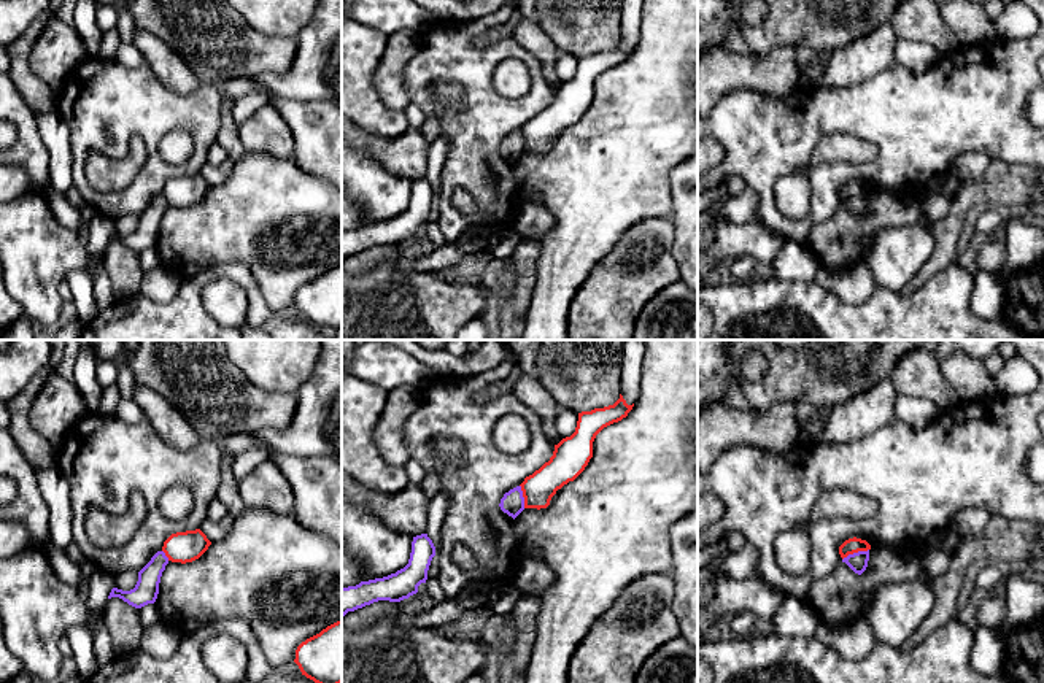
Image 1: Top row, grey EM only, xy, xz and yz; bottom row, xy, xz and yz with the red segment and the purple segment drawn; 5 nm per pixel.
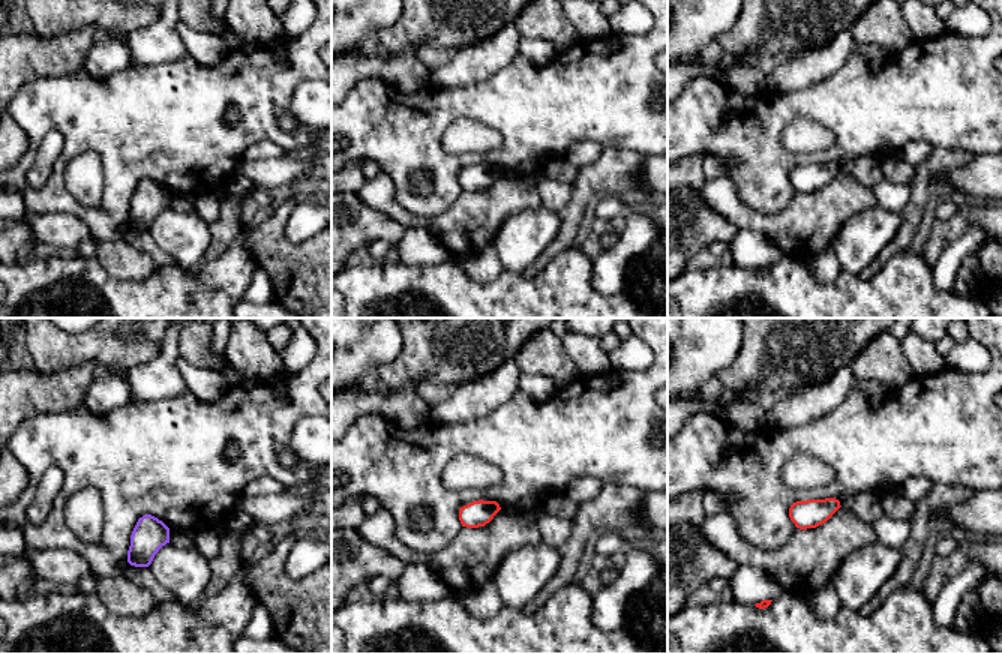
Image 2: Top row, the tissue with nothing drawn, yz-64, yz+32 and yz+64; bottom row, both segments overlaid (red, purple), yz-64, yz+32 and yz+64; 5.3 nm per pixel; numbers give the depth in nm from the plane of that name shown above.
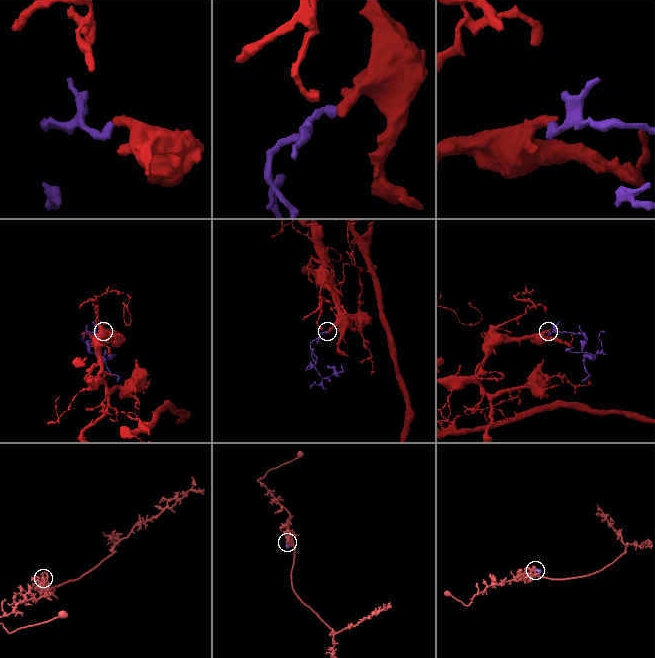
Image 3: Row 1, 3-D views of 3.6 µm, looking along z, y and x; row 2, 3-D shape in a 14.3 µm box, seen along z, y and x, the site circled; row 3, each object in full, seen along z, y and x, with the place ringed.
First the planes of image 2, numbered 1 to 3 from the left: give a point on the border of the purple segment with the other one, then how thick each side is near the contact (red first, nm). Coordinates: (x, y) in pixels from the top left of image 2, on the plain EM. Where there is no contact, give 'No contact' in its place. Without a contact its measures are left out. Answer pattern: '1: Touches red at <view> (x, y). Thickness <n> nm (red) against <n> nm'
1: No contact
2: No contact
3: No contact

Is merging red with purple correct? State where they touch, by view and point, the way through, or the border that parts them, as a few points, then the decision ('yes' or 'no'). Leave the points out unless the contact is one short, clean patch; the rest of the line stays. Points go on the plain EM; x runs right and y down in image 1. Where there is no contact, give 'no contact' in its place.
contact yz (855, 196); border yz (868, 192), (849, 197), (842, 204); no

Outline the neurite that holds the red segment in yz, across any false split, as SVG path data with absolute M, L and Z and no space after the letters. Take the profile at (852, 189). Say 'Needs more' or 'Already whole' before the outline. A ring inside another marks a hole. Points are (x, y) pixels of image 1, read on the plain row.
Already whole. M849 183L839 191L841 202L847 202L849 199L858 197L858 195L868 195L871 194L871 189L866 184L861 183Z

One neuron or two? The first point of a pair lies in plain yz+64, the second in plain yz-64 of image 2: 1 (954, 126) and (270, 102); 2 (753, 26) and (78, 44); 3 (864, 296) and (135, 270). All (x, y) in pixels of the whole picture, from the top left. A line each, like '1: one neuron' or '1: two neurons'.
1: one neuron
2: two neurons
3: two neurons

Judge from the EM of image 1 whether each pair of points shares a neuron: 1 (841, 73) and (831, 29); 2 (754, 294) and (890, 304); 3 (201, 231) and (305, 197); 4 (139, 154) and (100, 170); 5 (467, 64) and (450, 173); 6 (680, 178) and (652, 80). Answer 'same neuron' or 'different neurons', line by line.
1: different neurons
2: same neuron
3: same neuron
4: same neuron
5: same neuron
6: different neurons

